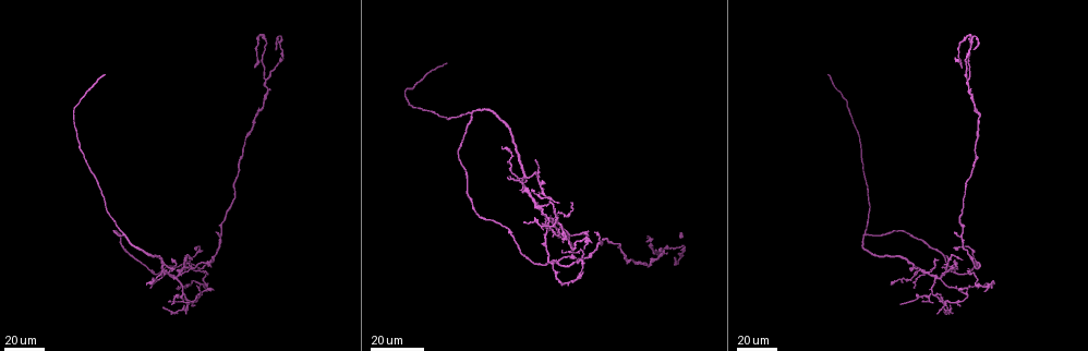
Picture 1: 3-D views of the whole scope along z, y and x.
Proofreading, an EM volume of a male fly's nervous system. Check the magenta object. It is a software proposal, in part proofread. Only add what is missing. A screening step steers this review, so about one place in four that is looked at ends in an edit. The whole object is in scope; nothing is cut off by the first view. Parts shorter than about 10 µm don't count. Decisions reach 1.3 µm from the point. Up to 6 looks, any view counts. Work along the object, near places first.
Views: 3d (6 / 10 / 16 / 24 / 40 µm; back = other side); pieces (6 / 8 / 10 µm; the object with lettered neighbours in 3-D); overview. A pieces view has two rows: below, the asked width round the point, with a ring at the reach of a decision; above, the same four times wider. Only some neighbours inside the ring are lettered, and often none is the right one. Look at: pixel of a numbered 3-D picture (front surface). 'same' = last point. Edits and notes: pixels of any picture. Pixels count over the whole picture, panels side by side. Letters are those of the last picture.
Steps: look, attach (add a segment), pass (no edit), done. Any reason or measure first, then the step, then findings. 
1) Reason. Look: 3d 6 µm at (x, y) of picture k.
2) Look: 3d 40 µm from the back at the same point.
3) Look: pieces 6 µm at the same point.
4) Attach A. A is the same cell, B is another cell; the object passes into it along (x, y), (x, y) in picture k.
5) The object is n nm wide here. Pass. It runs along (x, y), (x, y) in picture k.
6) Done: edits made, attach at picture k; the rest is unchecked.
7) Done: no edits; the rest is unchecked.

Free end. Look: 3d 40 µm at (500, 147) of picture 1.

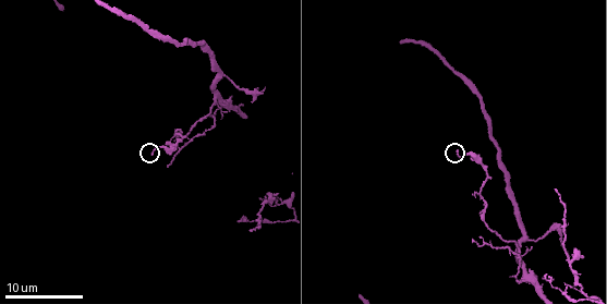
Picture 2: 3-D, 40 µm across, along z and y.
Look: pieces 6 µm at (150, 153) of picture 2.

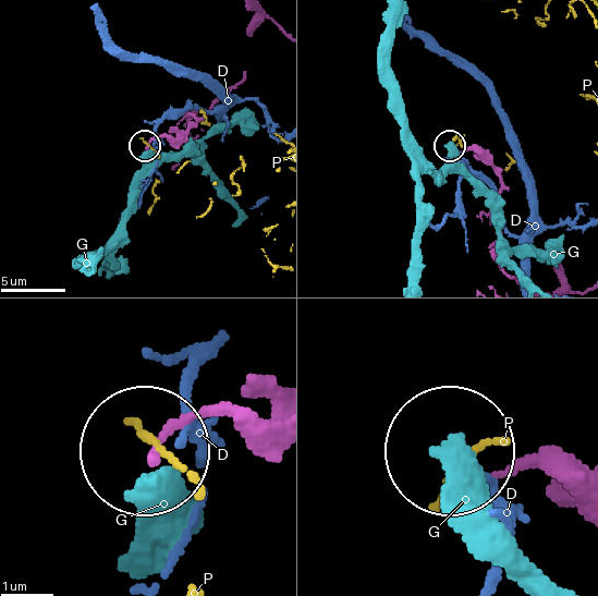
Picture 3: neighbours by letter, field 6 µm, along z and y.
Pass. D, G and P are other cells; none of them fits.

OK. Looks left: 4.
Look: 3d 24 µm at (563, 249) of picture 1.

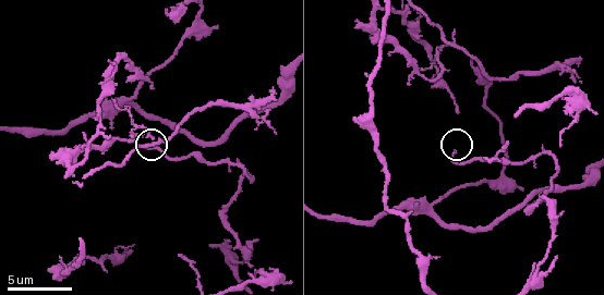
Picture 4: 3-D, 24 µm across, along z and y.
Look: 3d 6 µm at (453, 153) of picture 4.

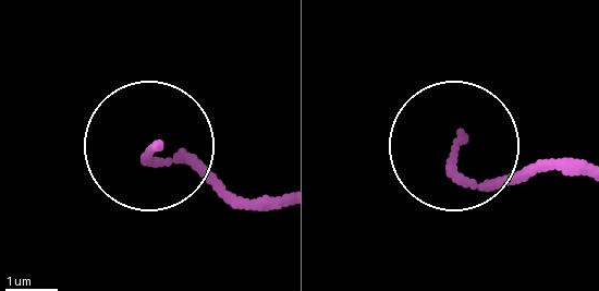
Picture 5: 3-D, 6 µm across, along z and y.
Look: pieces 8 µm at (156, 144) of picture 5.

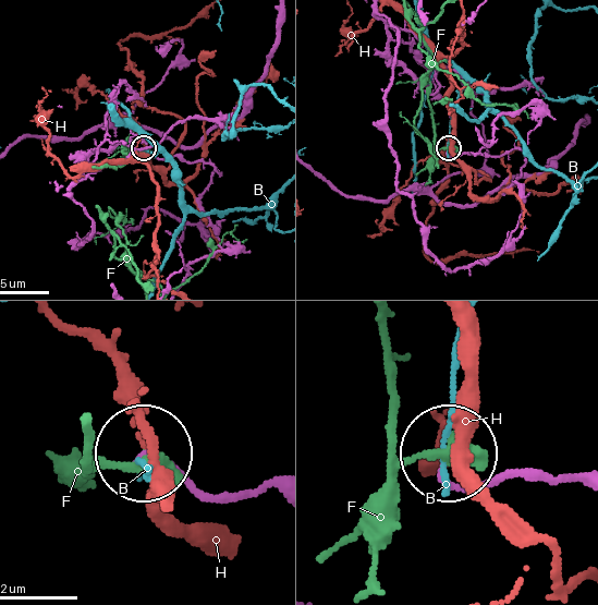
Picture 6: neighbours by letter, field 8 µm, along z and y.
Pass. B, F and H are other cells; no lettered segment goes on from it.

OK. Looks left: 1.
Done: no edits; the rest is unchecked.

